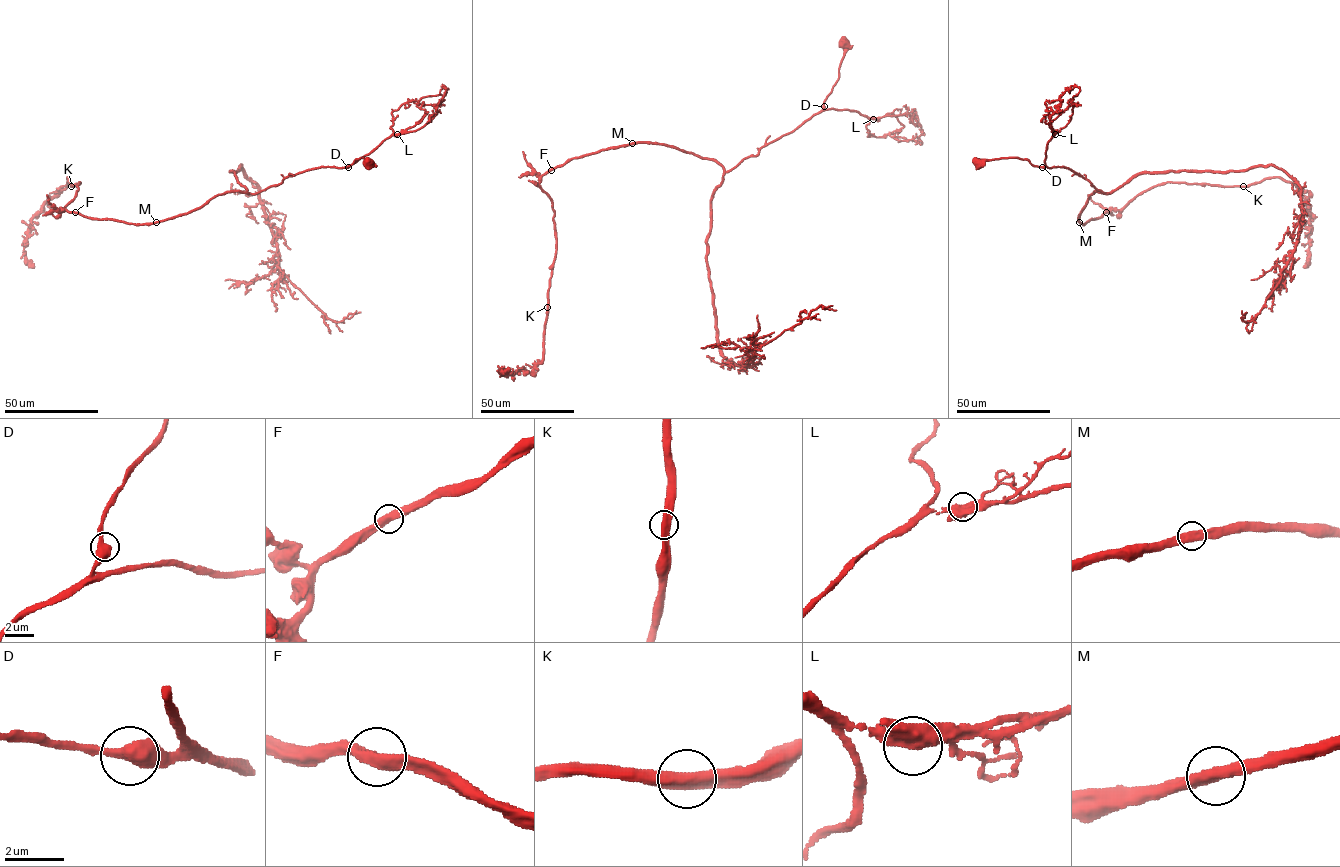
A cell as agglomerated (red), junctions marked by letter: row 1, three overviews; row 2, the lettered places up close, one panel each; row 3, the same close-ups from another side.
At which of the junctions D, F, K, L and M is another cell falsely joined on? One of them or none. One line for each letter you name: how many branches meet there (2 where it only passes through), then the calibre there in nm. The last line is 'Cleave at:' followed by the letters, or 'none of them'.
Cleave at: none of them

